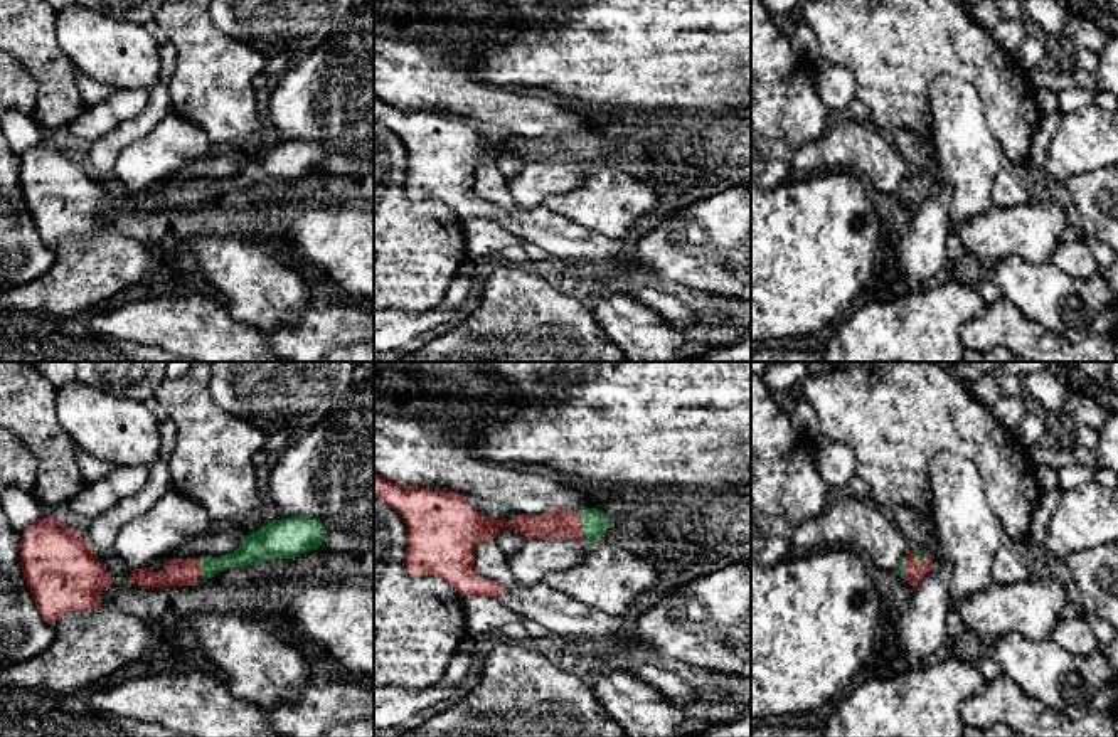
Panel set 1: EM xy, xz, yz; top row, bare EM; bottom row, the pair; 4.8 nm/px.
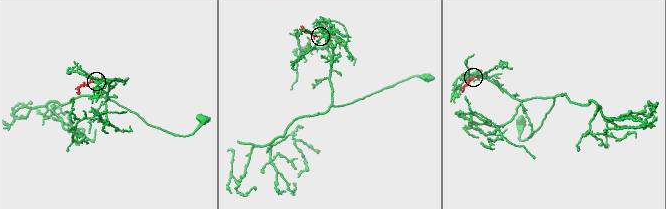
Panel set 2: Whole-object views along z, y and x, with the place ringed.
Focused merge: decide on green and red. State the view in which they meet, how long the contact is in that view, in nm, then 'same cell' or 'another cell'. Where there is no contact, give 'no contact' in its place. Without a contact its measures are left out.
contact in xz; length 160 nm; same cell

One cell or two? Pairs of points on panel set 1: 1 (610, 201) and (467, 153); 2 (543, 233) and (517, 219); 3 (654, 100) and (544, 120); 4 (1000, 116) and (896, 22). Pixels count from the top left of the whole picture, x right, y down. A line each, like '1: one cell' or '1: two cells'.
1: two cells
2: one cell
3: two cells
4: one cell

